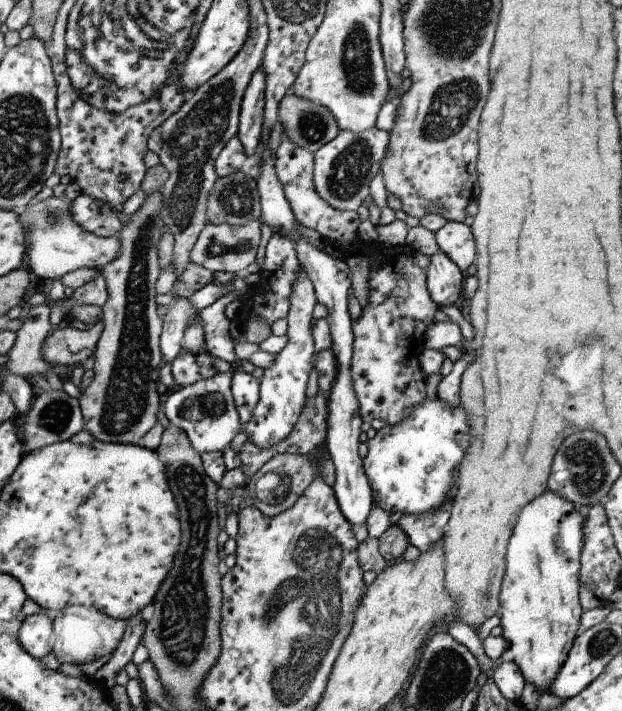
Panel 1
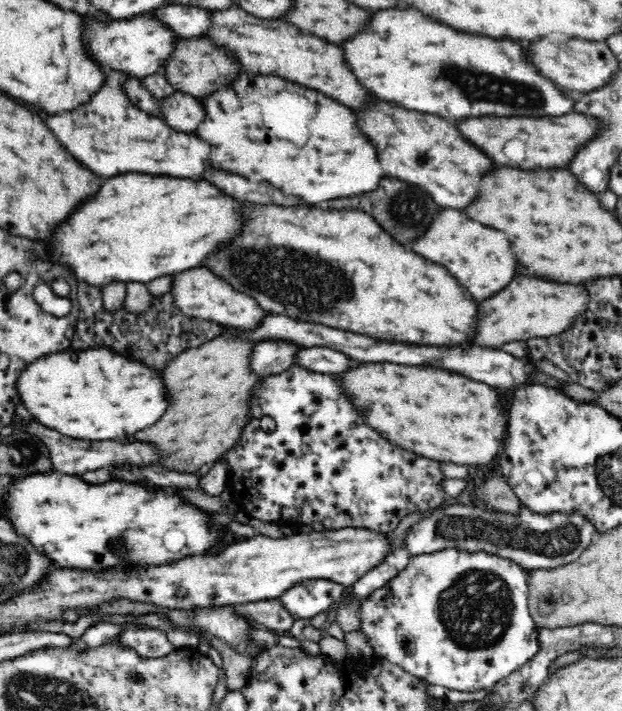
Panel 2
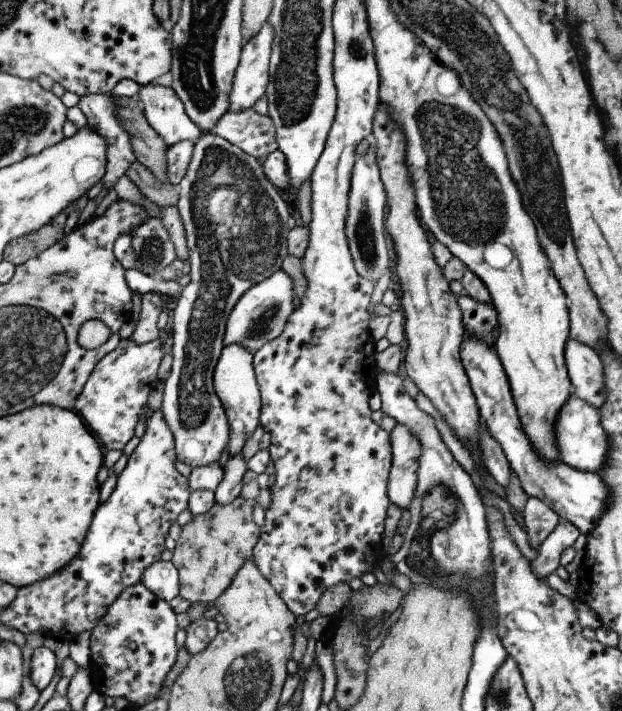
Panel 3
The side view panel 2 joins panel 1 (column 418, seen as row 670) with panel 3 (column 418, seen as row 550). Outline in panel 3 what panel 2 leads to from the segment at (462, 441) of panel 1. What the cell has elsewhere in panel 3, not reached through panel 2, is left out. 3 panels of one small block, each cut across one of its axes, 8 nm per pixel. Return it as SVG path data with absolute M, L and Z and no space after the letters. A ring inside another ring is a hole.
M395 424L391 430L391 472L389 472L389 486L387 496L395 506L407 510L415 498L417 490L417 470L419 470L419 456L421 444L411 434L407 426Z

